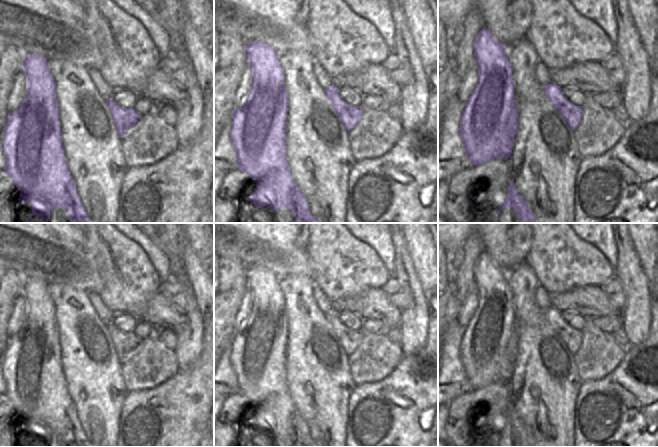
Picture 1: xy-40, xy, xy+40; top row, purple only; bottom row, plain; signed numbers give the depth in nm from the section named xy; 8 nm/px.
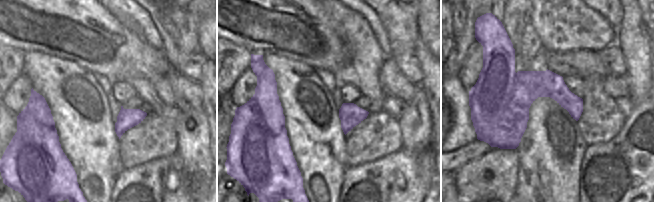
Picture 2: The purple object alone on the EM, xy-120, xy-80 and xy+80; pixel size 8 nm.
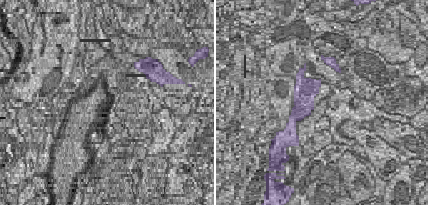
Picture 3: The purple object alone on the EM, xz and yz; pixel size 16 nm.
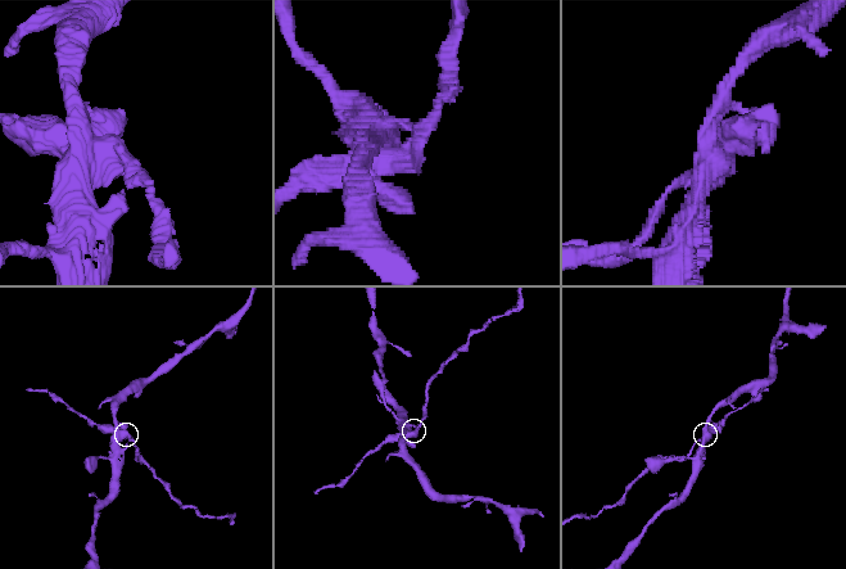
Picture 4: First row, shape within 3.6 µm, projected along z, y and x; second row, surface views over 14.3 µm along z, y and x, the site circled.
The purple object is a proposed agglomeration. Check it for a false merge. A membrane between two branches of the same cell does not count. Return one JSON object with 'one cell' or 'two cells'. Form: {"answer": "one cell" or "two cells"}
{"answer": "two cells"}

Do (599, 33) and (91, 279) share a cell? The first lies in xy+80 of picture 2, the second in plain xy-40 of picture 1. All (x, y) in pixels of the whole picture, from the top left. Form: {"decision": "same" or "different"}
{"decision": "different"}

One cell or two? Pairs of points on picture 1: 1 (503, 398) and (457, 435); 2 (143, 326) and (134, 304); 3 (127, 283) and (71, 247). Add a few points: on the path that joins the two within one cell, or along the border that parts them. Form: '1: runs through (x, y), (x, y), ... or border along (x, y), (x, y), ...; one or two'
1: runs through (487, 398), (476, 400), (460, 415), (459, 419); one
2: border along (138, 319), (143, 320); two
3: border along (88, 242), (88, 250), (97, 265), (102, 287); two

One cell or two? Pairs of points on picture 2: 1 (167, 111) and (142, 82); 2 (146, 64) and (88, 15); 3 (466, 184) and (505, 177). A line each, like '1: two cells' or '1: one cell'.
1: one cell
2: one cell
3: one cell

